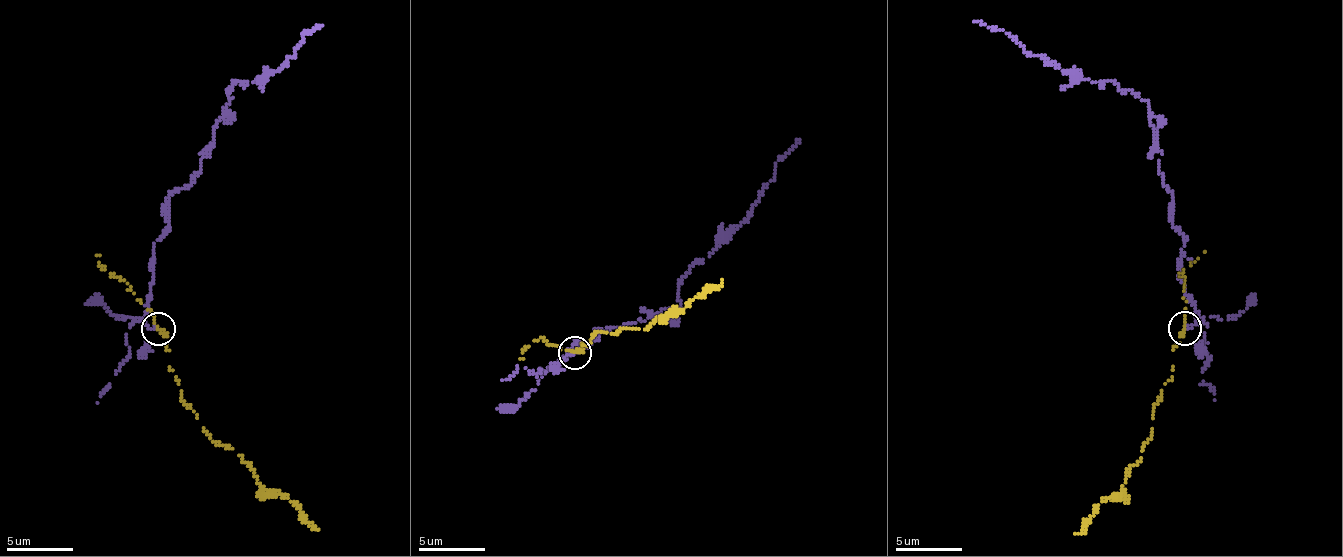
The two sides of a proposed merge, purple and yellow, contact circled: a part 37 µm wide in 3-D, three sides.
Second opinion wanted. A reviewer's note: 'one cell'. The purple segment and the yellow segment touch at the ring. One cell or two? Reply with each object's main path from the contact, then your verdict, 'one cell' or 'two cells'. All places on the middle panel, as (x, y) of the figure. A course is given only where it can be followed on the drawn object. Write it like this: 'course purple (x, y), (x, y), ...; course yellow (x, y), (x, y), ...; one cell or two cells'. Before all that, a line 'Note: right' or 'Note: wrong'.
Note: wrong
course purple (573, 355), (561, 361), (602, 331), (677, 307), (678, 280), (734, 229), (774, 177), (775, 163), (799, 139); course yellow (573, 351), (588, 345), (598, 331), (614, 334), (677, 315), (722, 279); two cells

